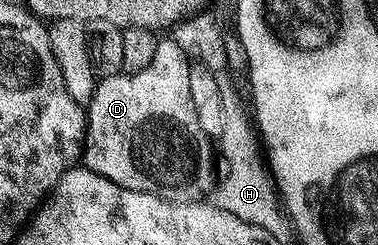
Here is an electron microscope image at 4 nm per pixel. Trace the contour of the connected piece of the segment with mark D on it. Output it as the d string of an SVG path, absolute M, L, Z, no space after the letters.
M173 39L159 40L156 47L156 55L144 71L135 73L118 73L115 77L103 77L94 86L94 94L88 106L88 132L84 146L84 165L94 173L104 175L112 183L116 183L125 189L140 191L141 193L157 193L158 196L166 198L167 201L202 201L203 198L214 189L214 153L210 150L211 134L204 131L200 119L196 117L196 107L192 105L192 94L188 91L188 71L192 68L191 58L187 57L185 51L178 46Z

